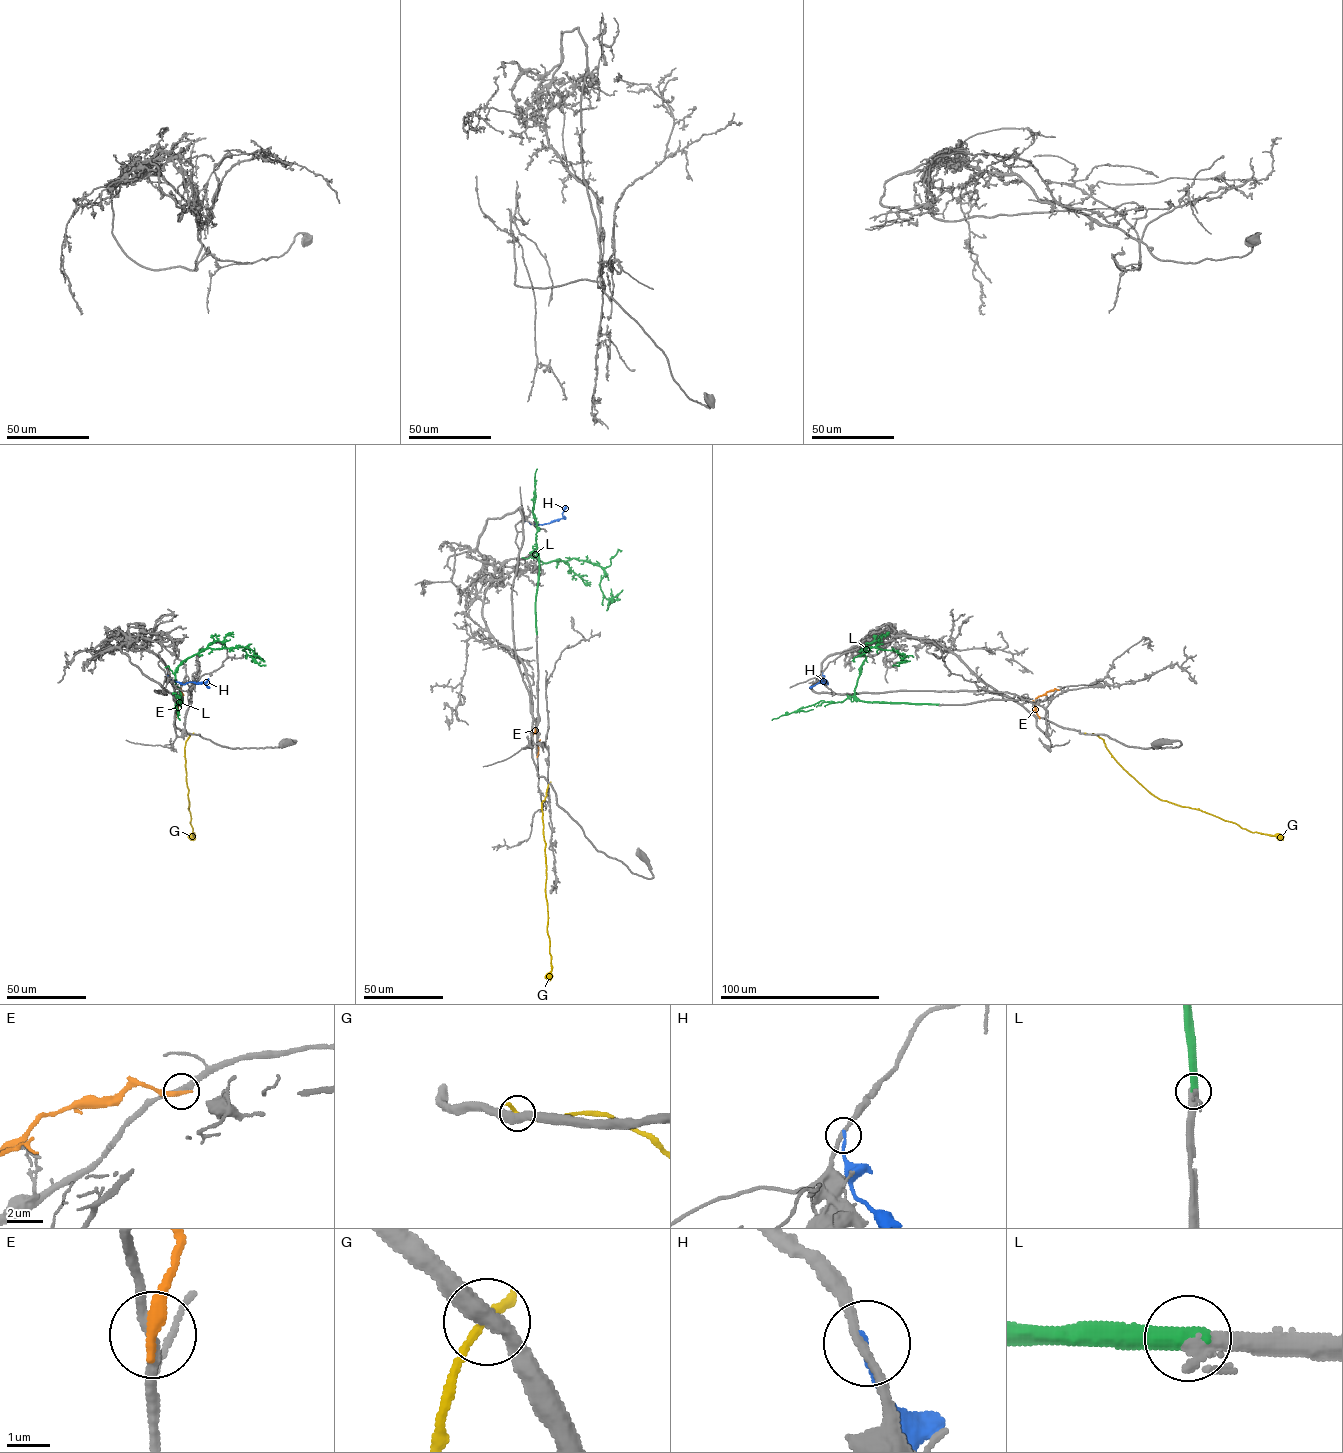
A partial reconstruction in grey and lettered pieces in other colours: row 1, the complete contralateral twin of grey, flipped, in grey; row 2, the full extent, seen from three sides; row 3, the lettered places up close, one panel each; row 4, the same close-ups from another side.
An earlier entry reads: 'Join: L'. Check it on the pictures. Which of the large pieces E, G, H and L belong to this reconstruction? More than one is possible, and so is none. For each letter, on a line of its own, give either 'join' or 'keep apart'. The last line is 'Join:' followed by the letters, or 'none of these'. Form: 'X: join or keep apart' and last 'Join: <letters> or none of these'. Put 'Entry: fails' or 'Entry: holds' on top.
Entry: holds
E: keep apart
G: keep apart
H: keep apart
L: join
Join: L

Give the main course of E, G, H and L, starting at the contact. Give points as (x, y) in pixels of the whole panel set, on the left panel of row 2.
E: (180, 689), (175, 718)
G: (192, 734), (189, 734), (185, 749), (188, 809), (194, 835), (190, 839)
H: (165, 673), (168, 678), (183, 684), (205, 682), (209, 687)
L: (179, 704), (182, 701), (175, 682), (176, 668), (208, 648), (247, 647), (243, 650), (260, 665), (266, 665)

